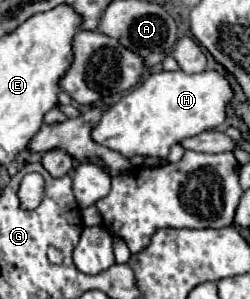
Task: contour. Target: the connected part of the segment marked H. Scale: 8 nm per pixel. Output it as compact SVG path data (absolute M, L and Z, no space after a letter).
M156 71L102 115L92 137L100 145L114 149L128 159L134 155L164 159L174 143L222 125L232 101L234 89L228 83L228 77L220 71Z

